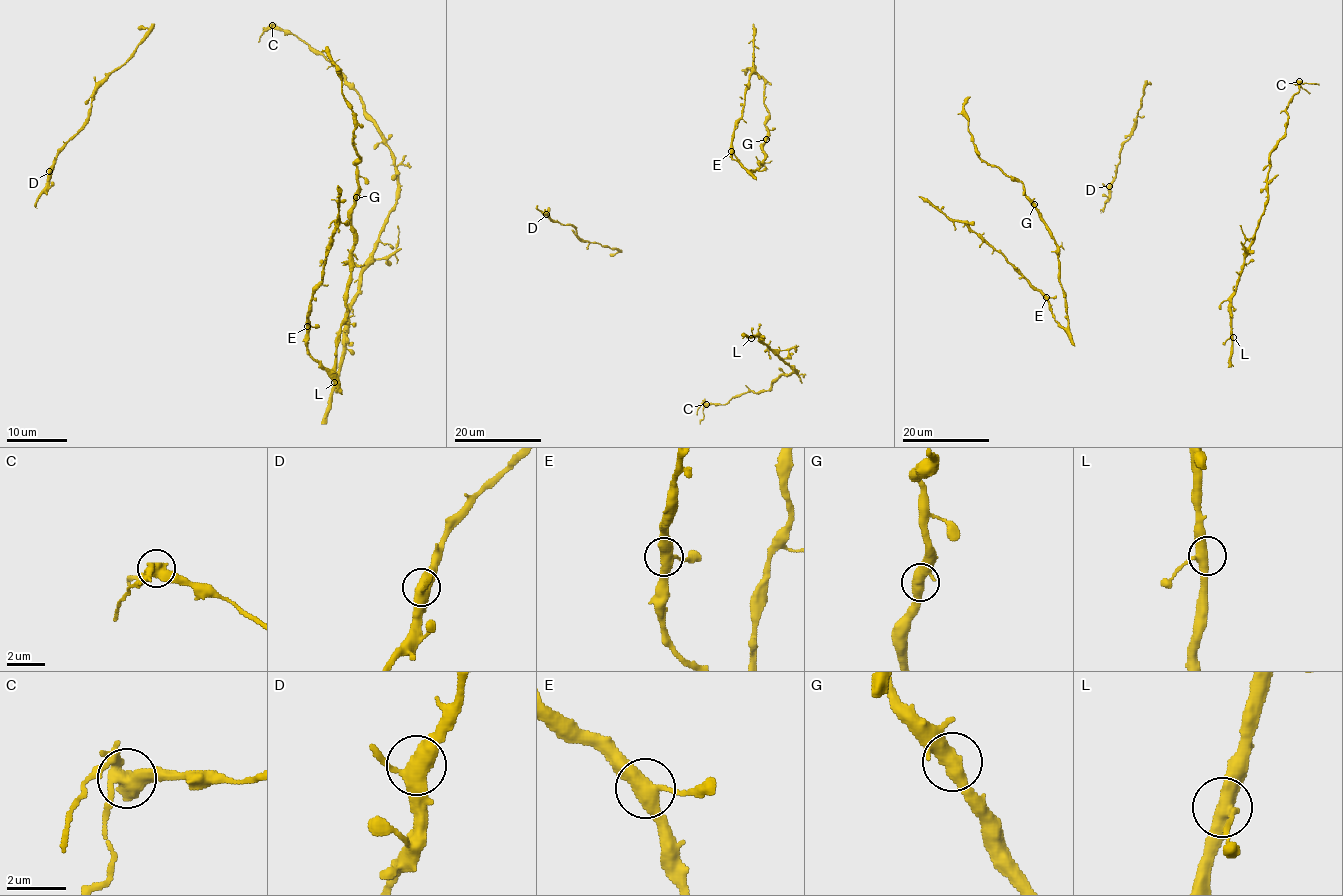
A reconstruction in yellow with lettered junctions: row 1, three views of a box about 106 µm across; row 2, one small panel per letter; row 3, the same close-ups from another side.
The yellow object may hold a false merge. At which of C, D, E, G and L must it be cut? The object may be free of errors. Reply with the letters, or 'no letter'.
C

